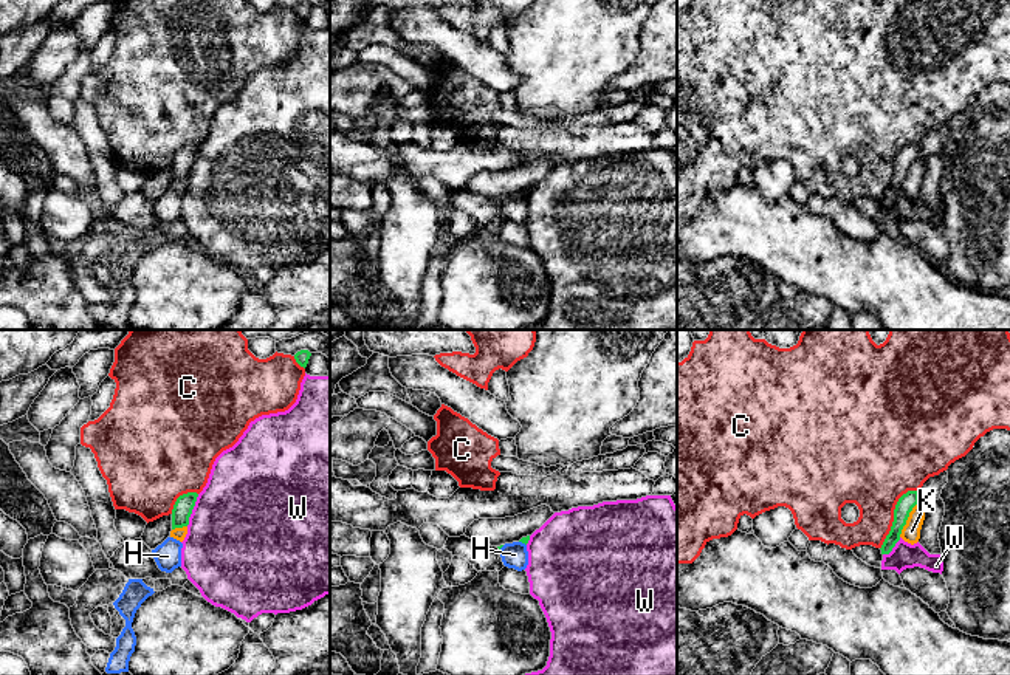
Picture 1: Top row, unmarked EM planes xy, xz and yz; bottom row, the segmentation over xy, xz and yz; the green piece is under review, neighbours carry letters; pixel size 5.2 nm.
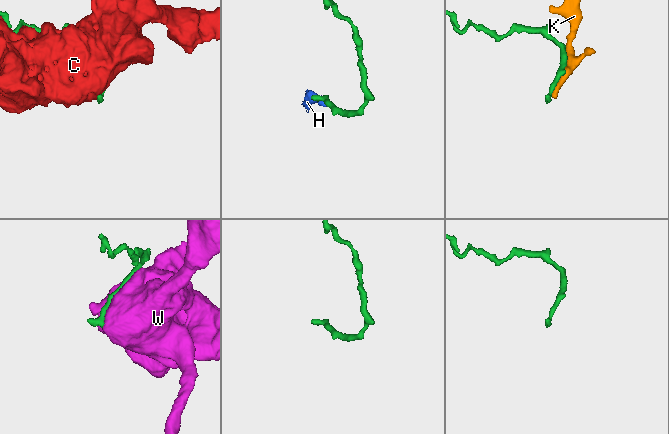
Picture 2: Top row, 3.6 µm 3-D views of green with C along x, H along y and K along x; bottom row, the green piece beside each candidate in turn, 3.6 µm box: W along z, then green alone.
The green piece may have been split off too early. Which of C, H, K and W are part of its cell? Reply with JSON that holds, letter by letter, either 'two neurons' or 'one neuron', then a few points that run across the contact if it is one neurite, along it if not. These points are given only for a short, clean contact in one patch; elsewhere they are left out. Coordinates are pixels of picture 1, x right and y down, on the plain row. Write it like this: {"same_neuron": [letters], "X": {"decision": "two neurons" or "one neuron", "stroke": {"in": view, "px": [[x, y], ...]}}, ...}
{"same_neuron": [], "C": {"decision": "two neurons"}, "H": {"decision": "two neurons", "stroke": {"in": "xz", "px": [[519, 194], [525, 198]]}}, "K": {"decision": "two neurons"}, "W": {"decision": "two neurons"}}

